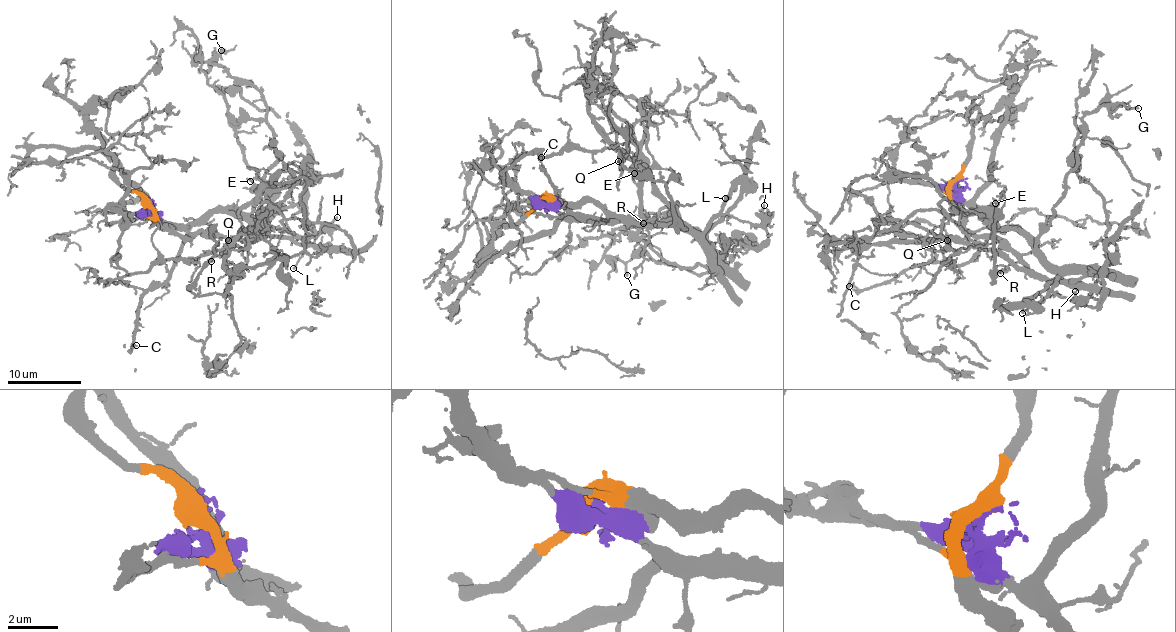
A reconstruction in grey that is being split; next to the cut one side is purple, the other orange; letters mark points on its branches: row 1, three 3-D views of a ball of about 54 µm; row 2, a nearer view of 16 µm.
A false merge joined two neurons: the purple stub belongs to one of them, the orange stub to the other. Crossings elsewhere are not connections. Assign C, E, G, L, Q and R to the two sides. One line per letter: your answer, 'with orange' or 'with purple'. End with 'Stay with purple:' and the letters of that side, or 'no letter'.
C: with purple
E: with purple
G: with purple
L: with orange
Q: with orange
R: with orange
Stay with purple: C, E, G

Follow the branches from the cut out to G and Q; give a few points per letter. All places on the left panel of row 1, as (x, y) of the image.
G: (147, 204), (154, 219), (179, 225), (250, 212), (277, 155), (274, 131), (252, 85), (210, 64), (220, 50)
Q: (147, 204), (182, 238), (202, 231), (253, 239), (252, 232), (238, 235), (248, 240), (246, 249), (228, 240)

